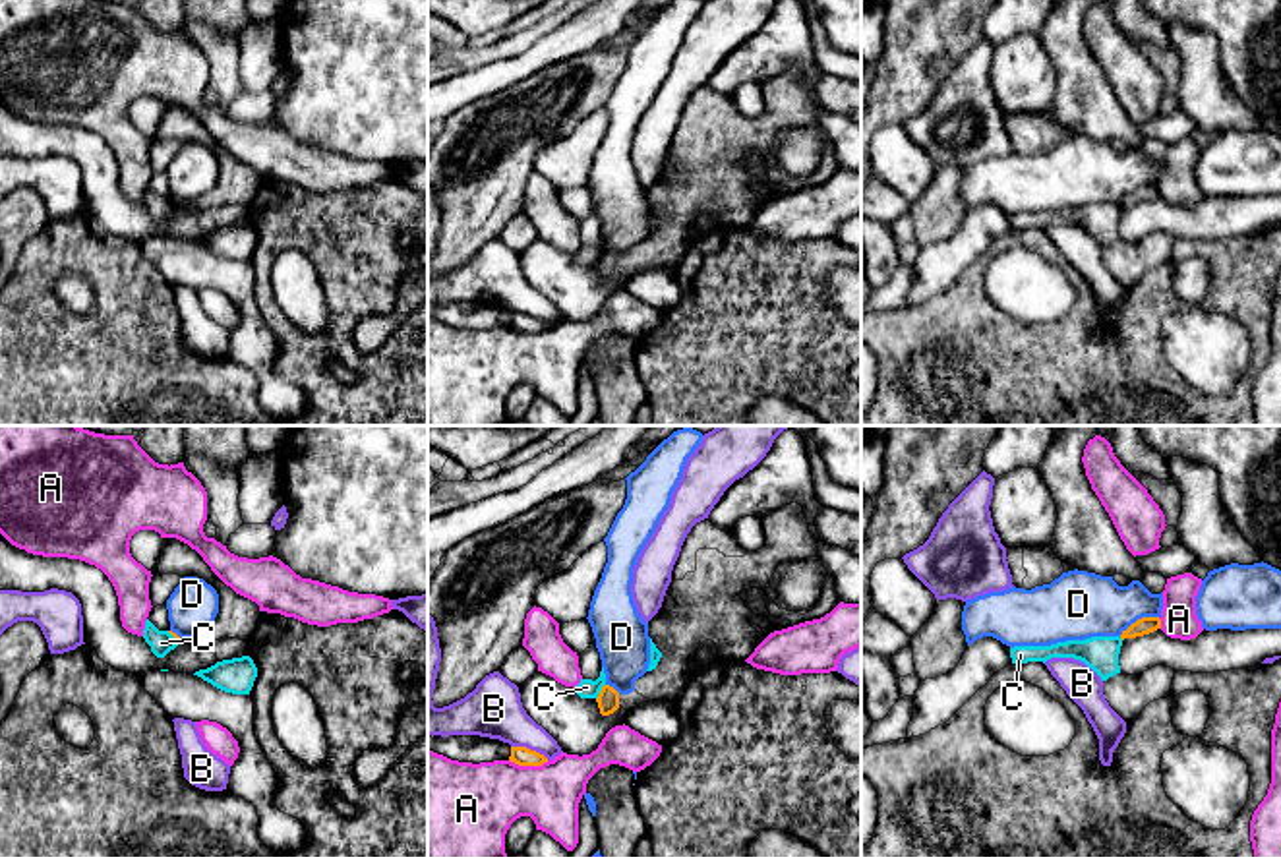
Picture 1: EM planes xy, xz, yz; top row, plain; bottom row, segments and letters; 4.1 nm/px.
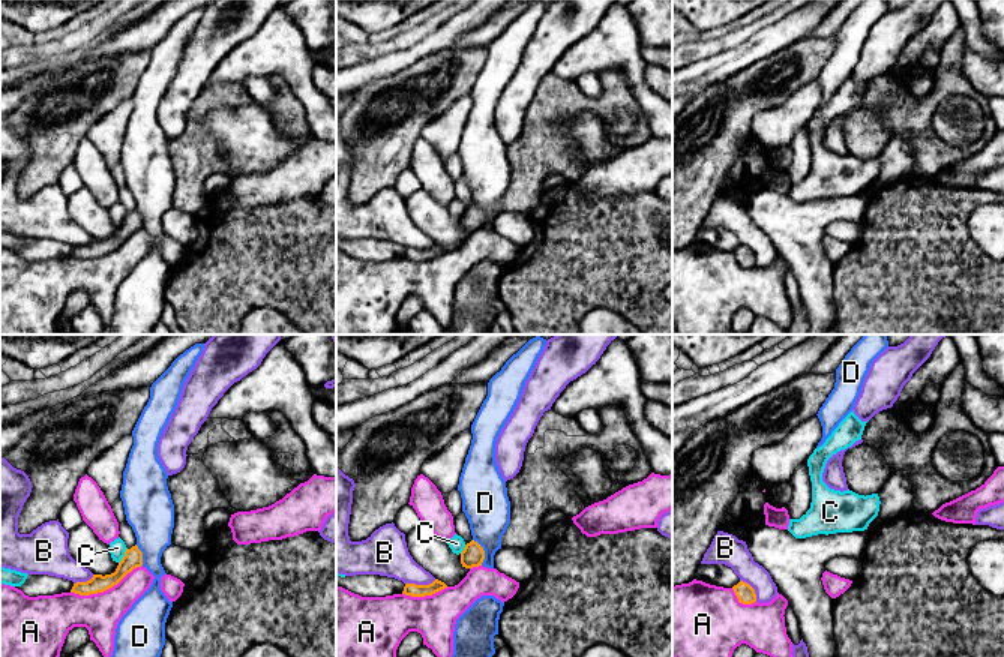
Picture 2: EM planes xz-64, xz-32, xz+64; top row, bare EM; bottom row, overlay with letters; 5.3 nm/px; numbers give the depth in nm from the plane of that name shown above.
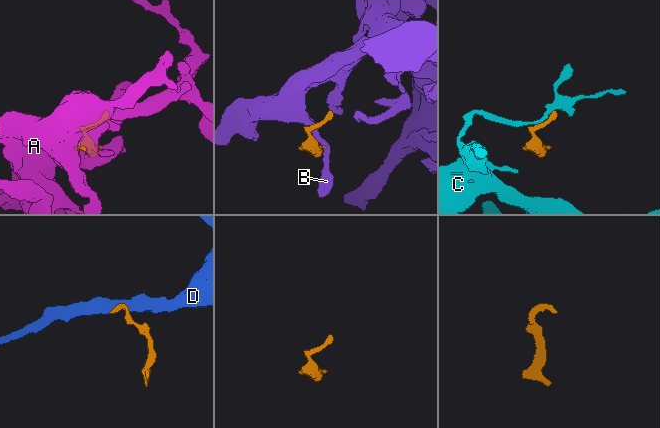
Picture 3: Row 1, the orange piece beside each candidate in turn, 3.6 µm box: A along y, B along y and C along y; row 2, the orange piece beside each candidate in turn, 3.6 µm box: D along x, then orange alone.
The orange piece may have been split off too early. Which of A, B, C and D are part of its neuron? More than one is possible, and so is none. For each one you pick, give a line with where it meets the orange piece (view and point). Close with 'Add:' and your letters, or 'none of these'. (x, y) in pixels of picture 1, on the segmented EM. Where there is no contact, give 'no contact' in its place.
Add: none of these

